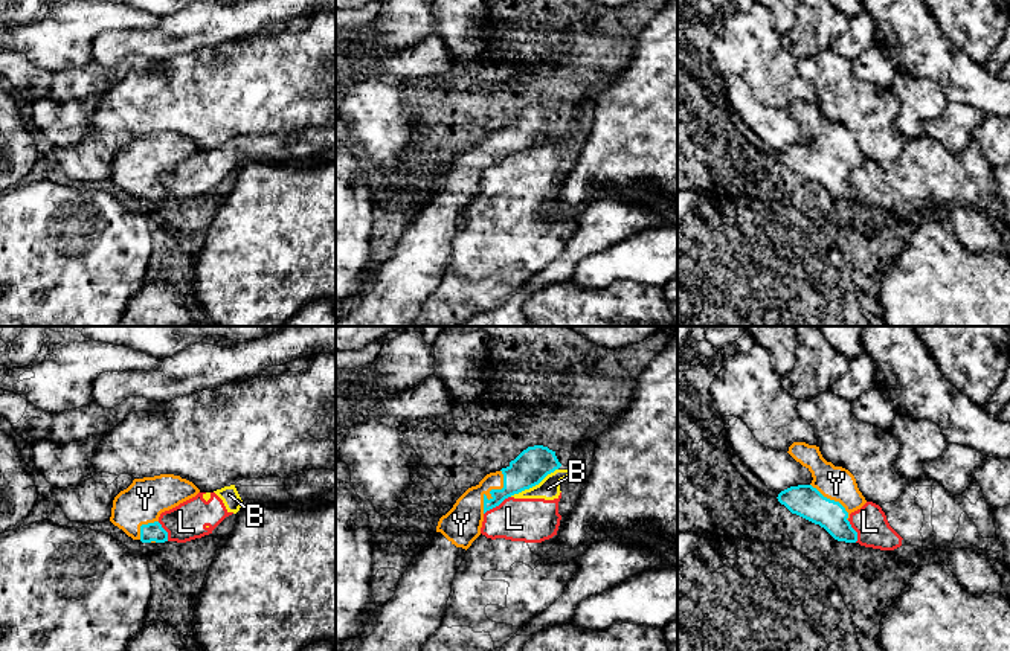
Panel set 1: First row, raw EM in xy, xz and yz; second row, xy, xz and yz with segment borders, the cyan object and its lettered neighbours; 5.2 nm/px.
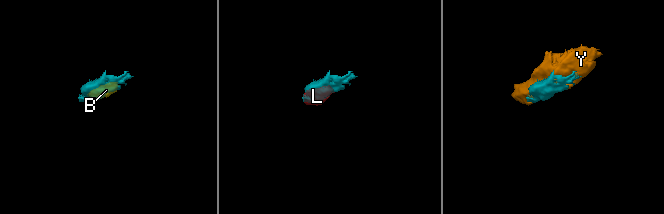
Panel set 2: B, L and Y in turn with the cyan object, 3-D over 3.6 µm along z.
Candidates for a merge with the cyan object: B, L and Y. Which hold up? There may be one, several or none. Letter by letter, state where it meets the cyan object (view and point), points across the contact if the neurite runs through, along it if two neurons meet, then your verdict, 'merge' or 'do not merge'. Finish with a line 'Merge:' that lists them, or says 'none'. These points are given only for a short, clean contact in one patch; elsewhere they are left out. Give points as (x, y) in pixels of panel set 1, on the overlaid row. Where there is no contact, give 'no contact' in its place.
B: contact xz (533, 485); do not merge
L: contact xz (496, 505); border xz (510, 496), (484, 514); do not merge
Y: contact xz (492, 490); merge
Merge: Y

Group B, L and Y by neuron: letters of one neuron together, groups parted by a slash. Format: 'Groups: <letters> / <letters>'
Groups: B L / Y

